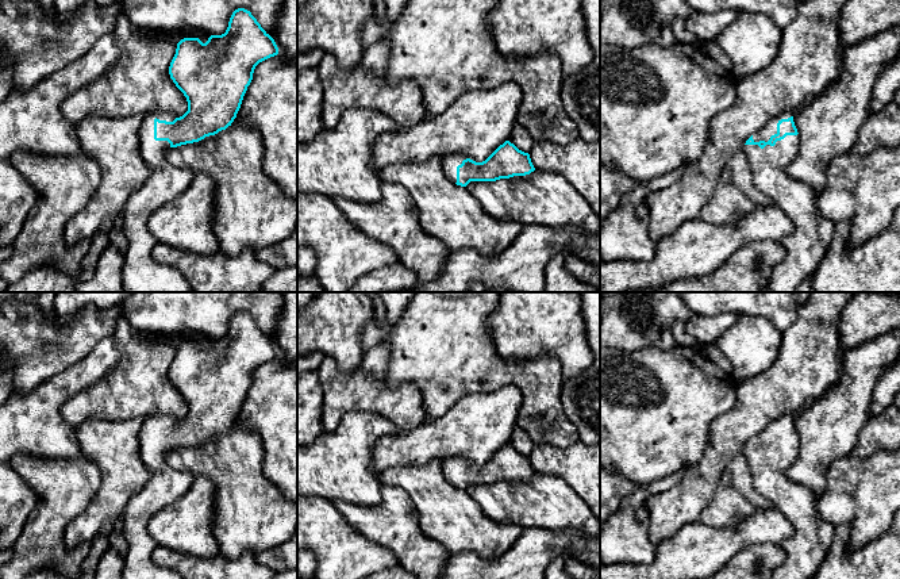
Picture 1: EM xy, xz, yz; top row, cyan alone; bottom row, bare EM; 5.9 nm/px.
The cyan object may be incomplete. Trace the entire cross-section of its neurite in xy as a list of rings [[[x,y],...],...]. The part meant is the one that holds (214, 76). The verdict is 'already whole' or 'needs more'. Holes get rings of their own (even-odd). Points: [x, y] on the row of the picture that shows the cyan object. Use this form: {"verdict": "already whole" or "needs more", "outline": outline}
{"verdict": "needs more", "outline": [[[245,8],[232,12],[224,34],[211,35],[205,43],[199,38],[177,43],[169,74],[186,97],[188,111],[180,118],[168,111],[149,114],[139,129],[141,156],[151,173],[122,214],[128,241],[124,292],[193,292],[177,269],[153,257],[158,241],[147,230],[149,216],[180,196],[195,177],[191,169],[172,165],[165,153],[231,126],[255,66],[277,54],[274,39]]]}

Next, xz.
{"verdict": "needs more", "outline": [[[505,141],[485,161],[476,162],[466,156],[445,156],[441,158],[445,176],[457,185],[470,181],[496,181],[514,176],[526,176],[535,170],[530,154]]]}

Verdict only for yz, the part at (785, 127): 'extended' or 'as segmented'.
extended

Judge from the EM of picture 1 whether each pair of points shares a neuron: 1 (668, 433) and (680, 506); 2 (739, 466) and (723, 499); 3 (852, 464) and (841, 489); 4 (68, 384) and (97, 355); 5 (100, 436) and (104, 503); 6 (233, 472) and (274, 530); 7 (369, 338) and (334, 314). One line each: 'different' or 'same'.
1: different
2: different
3: same
4: same
5: same
6: same
7: different

